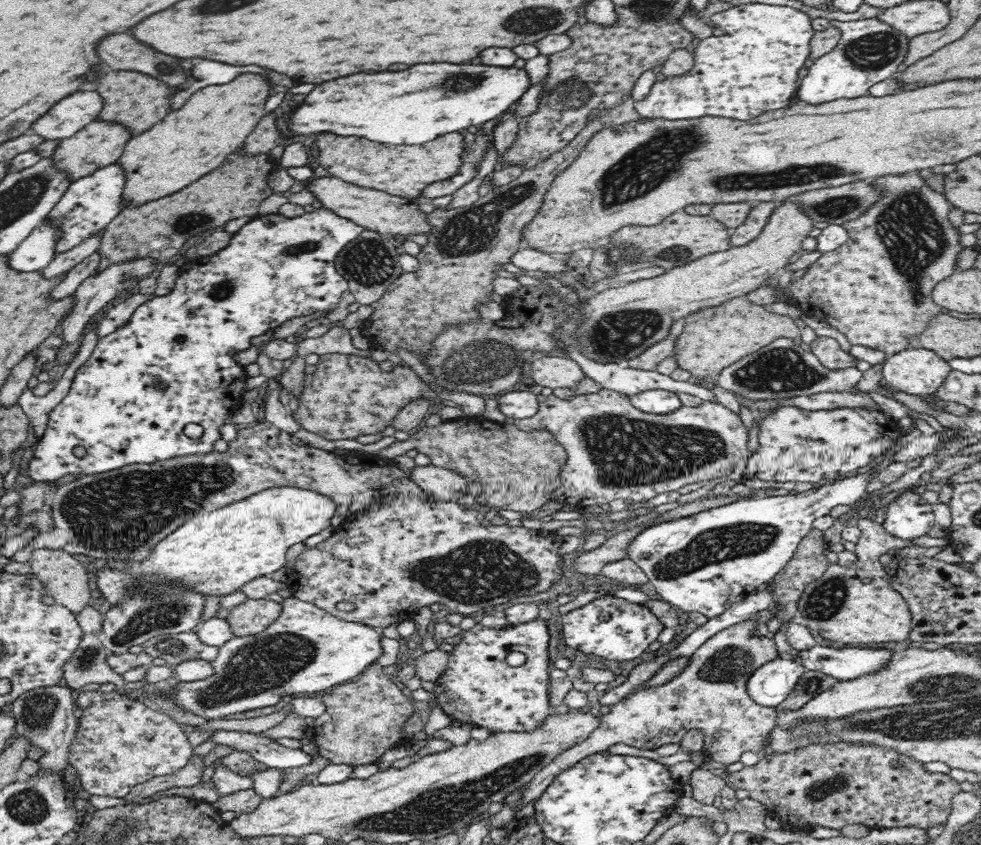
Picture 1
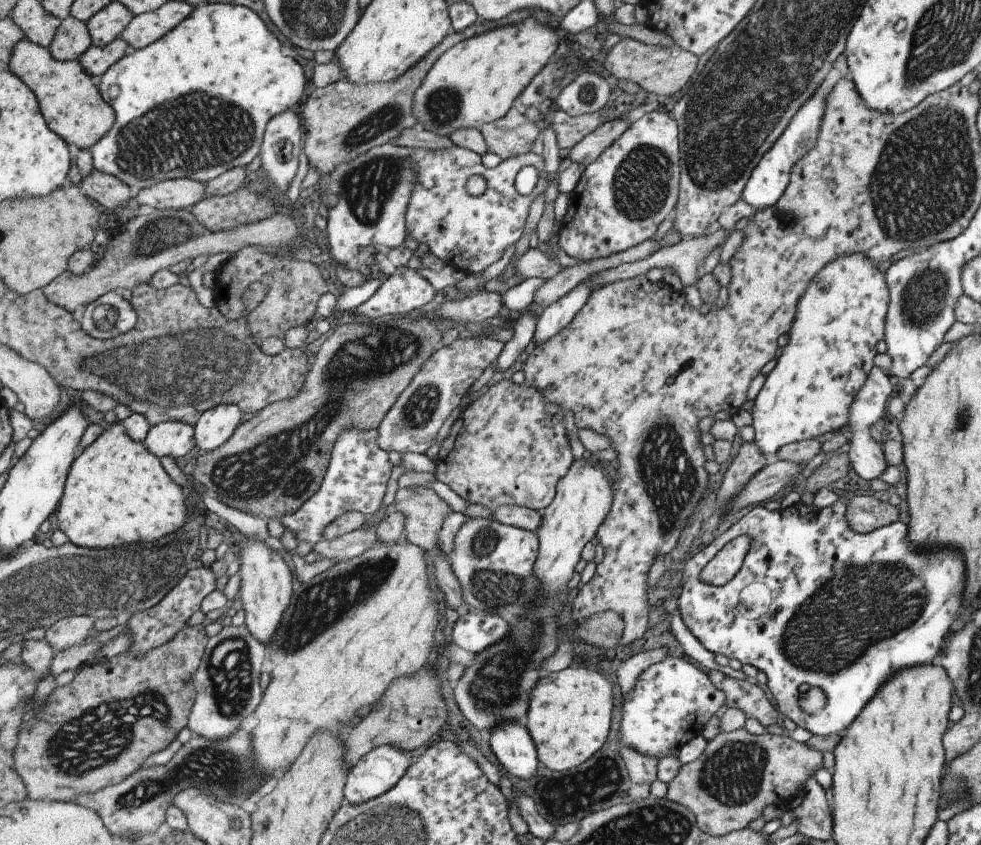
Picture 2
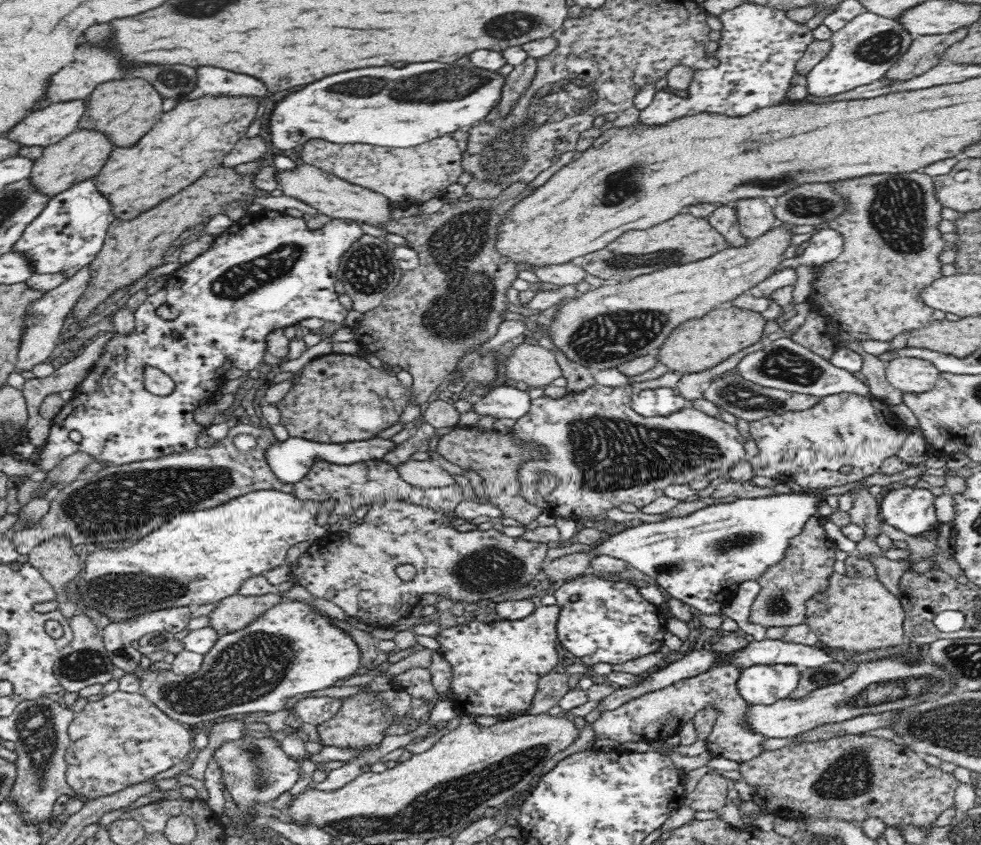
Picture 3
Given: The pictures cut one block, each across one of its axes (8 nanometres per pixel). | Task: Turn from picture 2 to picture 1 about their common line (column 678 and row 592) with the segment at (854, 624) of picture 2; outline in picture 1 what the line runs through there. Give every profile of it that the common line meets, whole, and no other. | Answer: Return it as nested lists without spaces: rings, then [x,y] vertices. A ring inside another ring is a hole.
[[[597,590],[598,596],[582,607],[576,608],[559,617],[565,642],[568,646],[580,650],[583,656],[594,655],[606,660],[624,662],[634,658],[642,657],[647,653],[648,647],[658,641],[658,637],[665,627],[658,617],[650,611],[645,604],[633,603],[627,599],[615,595],[615,591]]]

